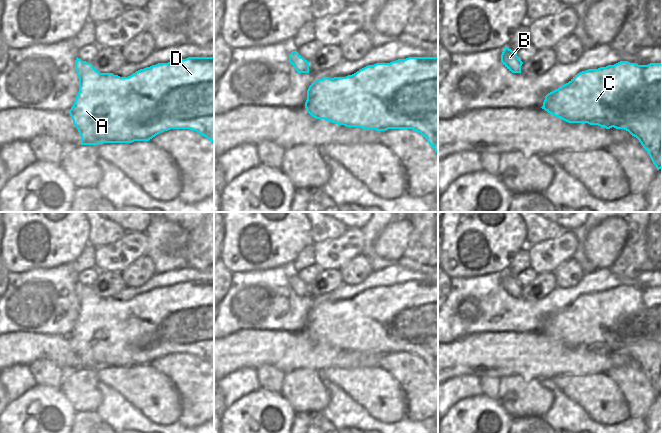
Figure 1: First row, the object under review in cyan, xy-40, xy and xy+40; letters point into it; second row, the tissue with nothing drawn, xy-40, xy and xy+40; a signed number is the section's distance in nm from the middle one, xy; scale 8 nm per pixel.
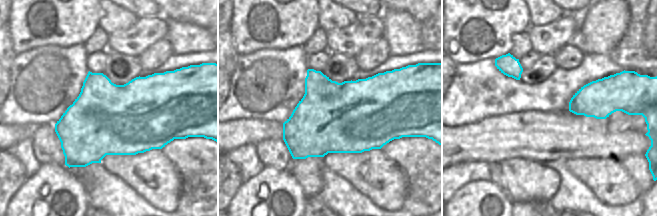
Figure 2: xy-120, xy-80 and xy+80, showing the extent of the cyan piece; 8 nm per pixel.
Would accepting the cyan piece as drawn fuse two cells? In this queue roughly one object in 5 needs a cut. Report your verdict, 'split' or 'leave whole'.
leave whole

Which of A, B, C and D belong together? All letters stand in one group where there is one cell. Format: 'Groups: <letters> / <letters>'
Groups: A B C D.

